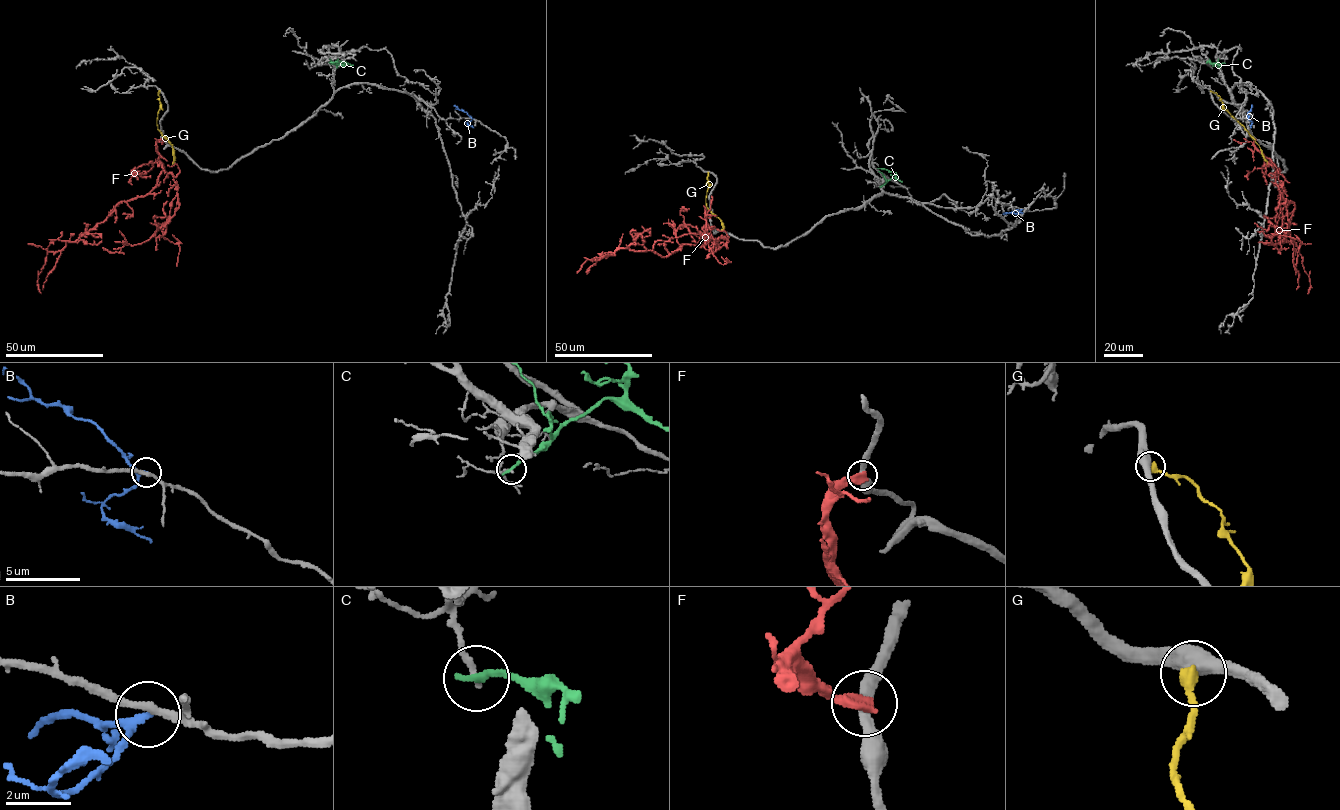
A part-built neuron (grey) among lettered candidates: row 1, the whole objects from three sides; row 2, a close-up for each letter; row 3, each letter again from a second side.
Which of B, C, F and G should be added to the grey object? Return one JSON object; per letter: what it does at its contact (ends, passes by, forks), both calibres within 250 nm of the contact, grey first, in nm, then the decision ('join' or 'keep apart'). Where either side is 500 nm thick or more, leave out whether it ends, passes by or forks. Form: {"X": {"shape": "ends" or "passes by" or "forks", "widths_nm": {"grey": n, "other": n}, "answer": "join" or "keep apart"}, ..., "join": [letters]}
{"B": {"shape": "passes by", "widths_nm": {"grey": 240, "other": 180}, "answer": "keep apart"}, "C": {"shape": "ends", "widths_nm": {"grey": 190, "other": 240}, "answer": "keep apart"}, "F": {"shape": "ends", "widths_nm": {"grey": 320, "other": 380}, "answer": "keep apart"}, "G": {"shape": "ends", "widths_nm": {"grey": 480, "other": 400}, "answer": "keep apart"}, "join": []}

